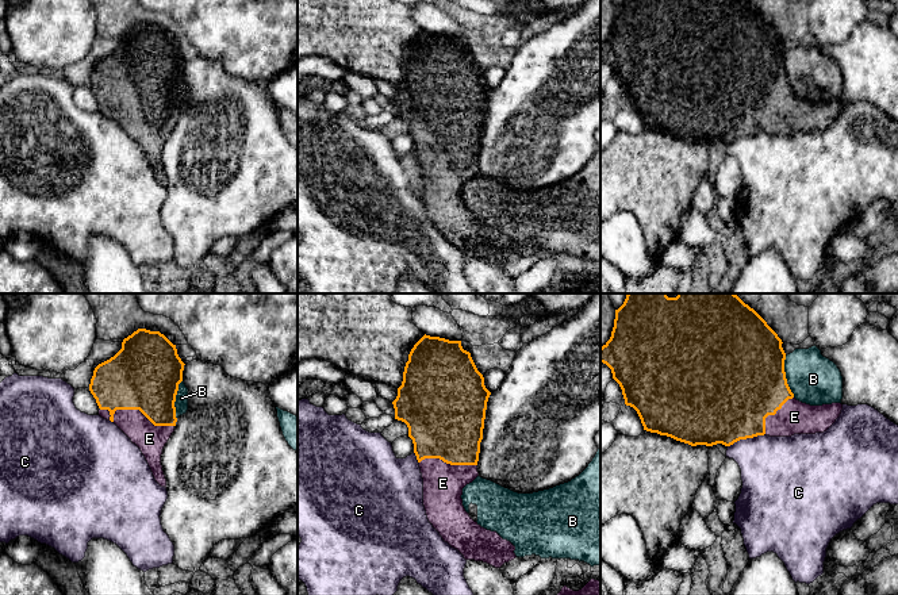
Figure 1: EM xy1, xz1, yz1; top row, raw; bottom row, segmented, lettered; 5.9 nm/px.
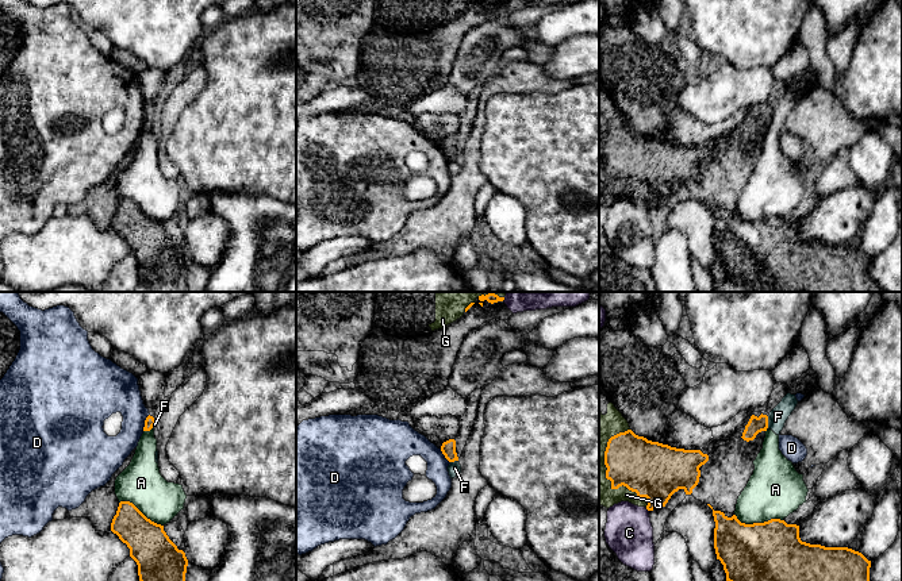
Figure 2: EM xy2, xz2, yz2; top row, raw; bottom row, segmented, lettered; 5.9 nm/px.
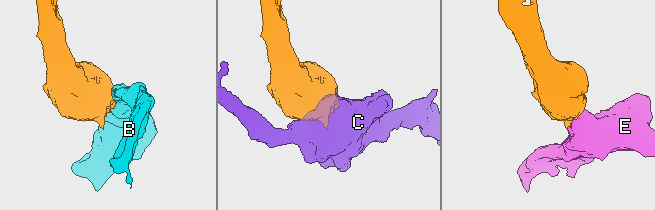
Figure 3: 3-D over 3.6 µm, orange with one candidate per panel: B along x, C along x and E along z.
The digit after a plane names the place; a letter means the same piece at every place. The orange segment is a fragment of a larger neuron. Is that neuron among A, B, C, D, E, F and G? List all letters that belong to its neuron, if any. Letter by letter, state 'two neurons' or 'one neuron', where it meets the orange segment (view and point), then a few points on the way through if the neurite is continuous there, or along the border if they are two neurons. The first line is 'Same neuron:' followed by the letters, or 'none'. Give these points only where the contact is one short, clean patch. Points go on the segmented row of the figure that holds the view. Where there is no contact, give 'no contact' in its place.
Same neuron: E, G
A: two neurons; meets orange in yz2 at (757, 523)
B: two neurons; meets orange in yz1 at (785, 376)
C: two neurons; meets orange in yz1 at (745, 438)
D: two neurons; meets orange in xy2 at (145, 422); border along xy2 (149, 414), (142, 430)
E: one neuron; meets orange in xy1 at (137, 409)
F: two neurons; meets orange in yz2 at (767, 422)
G: one neuron; meets orange in yz2 at (606, 476)

